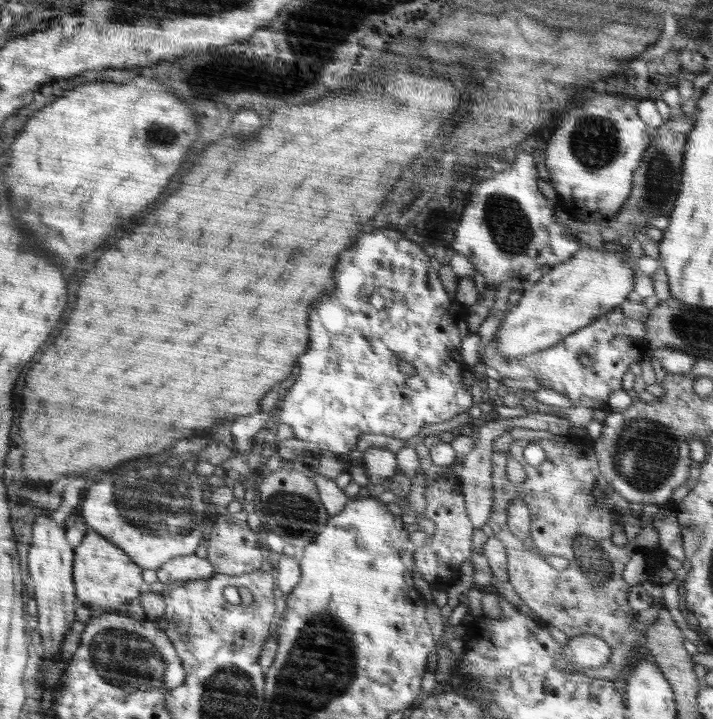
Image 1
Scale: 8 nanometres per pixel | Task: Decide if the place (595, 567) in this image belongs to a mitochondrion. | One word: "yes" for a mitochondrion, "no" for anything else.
yes

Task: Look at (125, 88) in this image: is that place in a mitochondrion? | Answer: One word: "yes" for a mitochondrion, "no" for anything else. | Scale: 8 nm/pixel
no

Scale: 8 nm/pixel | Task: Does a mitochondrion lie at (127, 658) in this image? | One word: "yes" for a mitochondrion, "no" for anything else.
yes

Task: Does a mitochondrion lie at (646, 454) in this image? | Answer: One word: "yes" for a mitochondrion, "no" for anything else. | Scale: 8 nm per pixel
yes

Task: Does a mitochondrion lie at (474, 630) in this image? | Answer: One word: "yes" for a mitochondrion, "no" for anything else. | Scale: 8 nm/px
no

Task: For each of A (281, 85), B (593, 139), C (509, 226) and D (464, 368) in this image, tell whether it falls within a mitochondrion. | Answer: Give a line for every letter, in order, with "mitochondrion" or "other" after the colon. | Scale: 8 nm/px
A: other
B: mitochondrion
C: mitochondrion
D: other

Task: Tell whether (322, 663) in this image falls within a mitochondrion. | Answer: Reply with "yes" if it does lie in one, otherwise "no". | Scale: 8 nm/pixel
yes

